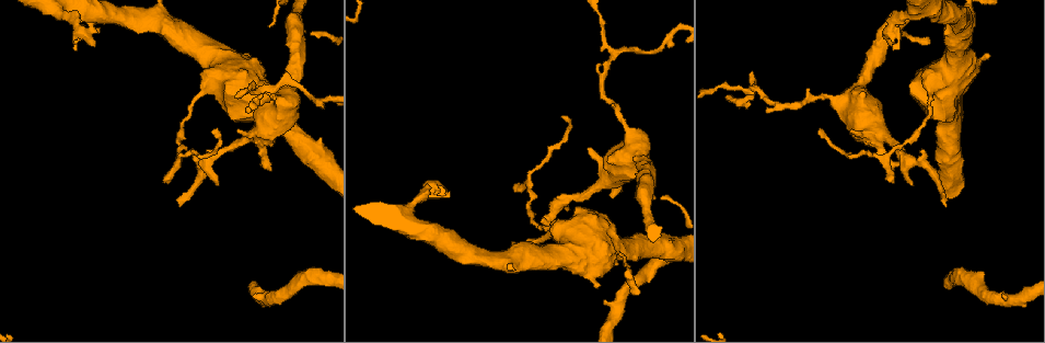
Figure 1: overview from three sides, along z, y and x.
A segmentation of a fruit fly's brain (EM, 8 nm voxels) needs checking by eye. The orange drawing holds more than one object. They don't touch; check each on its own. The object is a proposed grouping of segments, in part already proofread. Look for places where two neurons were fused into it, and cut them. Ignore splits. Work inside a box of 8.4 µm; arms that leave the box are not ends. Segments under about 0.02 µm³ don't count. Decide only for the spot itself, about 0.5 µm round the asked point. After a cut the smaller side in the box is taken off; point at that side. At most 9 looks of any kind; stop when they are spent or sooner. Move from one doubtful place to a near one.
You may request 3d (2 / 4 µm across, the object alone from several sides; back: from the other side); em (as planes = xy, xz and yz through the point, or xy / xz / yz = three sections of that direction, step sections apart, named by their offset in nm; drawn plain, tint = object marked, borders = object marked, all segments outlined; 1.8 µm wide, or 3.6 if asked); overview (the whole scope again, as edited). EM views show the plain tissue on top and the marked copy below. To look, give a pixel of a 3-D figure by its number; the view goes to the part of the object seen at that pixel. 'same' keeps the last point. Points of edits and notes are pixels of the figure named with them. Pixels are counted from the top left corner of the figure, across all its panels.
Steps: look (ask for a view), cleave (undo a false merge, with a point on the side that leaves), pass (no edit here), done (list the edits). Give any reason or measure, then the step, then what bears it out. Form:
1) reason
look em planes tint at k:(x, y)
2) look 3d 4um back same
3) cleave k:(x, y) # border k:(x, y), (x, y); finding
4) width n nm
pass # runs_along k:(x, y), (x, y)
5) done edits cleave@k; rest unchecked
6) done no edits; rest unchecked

sharp bend
look 3d 2um at 1:(326, 98)

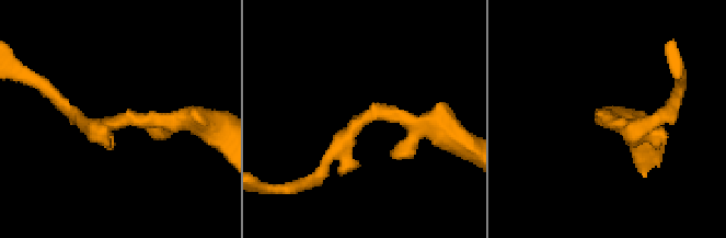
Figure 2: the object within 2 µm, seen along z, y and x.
look em xy step 8 tint at 2:(118, 119)

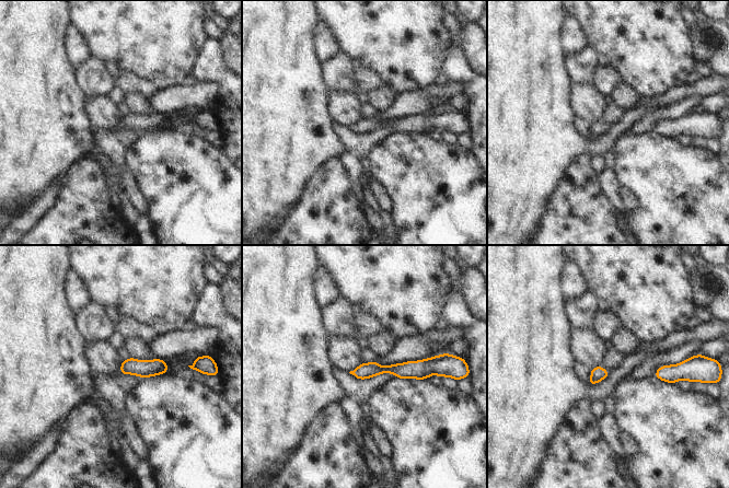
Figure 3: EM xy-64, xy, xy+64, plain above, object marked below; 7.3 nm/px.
look em xz step 8 tint same

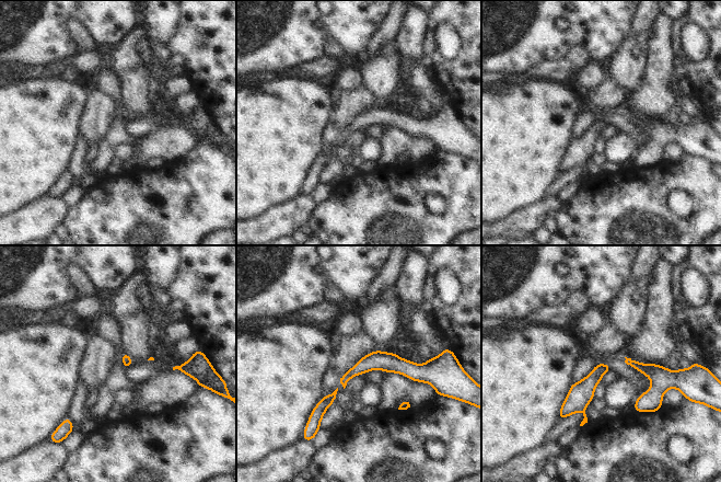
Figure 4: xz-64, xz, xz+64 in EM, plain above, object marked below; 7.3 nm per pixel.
pass # one neuron here

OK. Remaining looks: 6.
sudden change in width
look em 3.6um yz step 8 tint at 1:(219, 61)

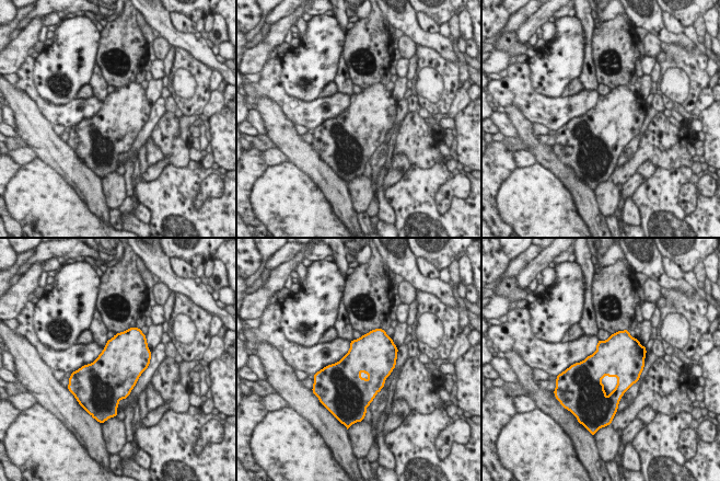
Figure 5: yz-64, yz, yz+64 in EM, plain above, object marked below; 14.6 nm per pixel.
look em 3.6um planes tint same

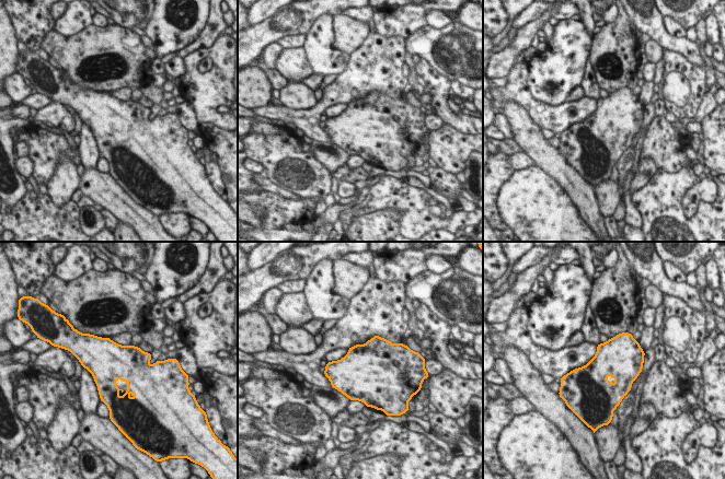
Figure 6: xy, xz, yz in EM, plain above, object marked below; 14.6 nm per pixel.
width 600 nm
pass # all the same neuron

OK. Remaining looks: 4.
thick turns thin
look em 3.6um xz step 4 tint at 1:(505, 261)

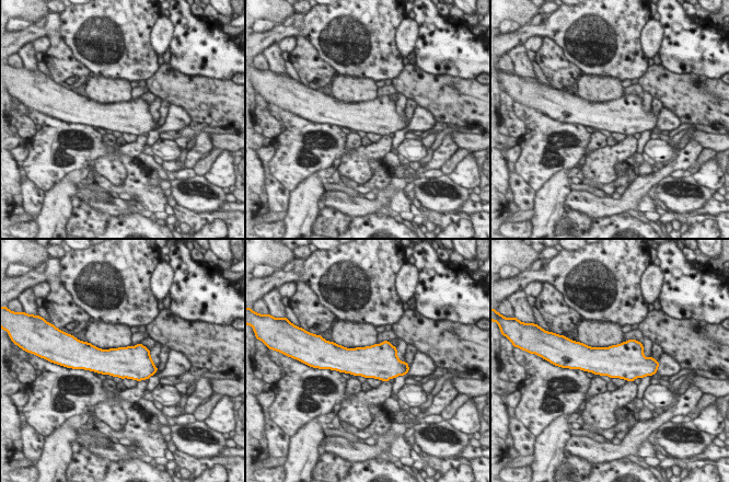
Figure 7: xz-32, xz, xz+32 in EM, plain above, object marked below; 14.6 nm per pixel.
cut it another way
look em 3.6um planes tint same

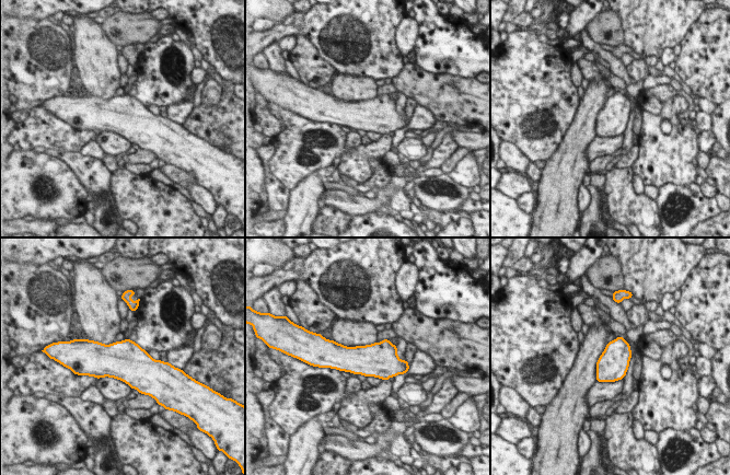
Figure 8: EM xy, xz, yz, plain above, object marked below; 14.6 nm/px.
pass # all the same neuron

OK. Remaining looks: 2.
look 3d 4um at 1:(632, 152)

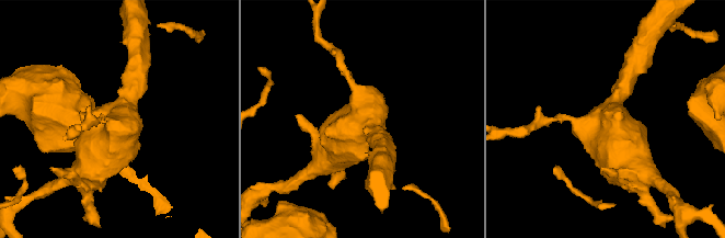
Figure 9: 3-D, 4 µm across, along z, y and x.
look em 3.6um planes tint at 9:(605, 137)

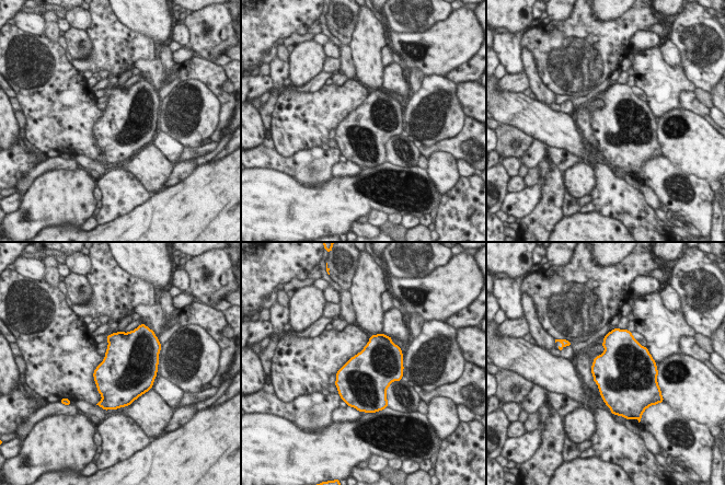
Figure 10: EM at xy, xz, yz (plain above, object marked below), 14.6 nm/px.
width 700 nm
pass # continuous, no second neuron

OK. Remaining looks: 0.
done no edits; rest unchecked

